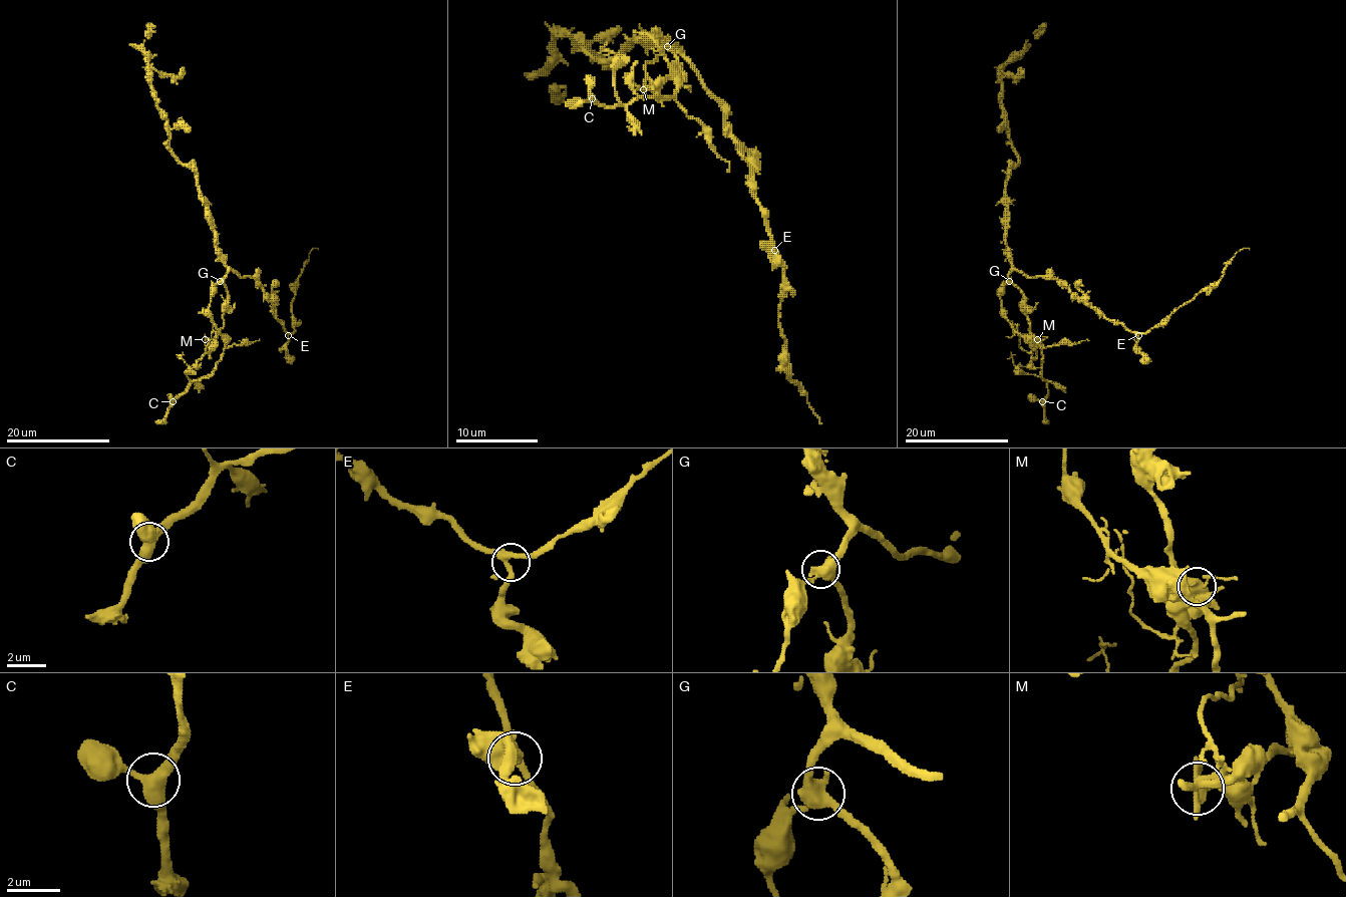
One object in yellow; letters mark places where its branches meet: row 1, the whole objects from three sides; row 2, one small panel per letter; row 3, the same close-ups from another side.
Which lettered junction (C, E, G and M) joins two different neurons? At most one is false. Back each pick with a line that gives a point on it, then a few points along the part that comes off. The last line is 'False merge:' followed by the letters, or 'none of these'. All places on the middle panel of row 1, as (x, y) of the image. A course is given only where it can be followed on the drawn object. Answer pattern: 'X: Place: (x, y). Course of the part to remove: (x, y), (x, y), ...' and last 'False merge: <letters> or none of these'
G: Place: (667, 46). Course of the part to remove: (668, 46), (650, 34), (676, 85), (670, 98), (641, 95), (625, 106), (566, 106)
False merge: G

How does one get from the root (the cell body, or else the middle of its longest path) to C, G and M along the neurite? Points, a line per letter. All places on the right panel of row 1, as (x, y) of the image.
C: (1020, 273), (1014, 270), (1003, 286), (1002, 316), (1041, 349), (1041, 375), (1047, 382), (1047, 396), (1042, 401)
G: (1020, 273), (1014, 270), (1008, 275), (1010, 281)
M: (1020, 273), (1014, 270), (1008, 279), (1024, 296), (1024, 312), (1030, 341), (1034, 345), (1038, 343), (1037, 339)

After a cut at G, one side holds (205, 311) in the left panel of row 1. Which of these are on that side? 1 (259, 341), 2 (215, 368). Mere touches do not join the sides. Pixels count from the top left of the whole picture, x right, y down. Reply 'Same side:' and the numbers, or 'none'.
Same side: 1, 2

